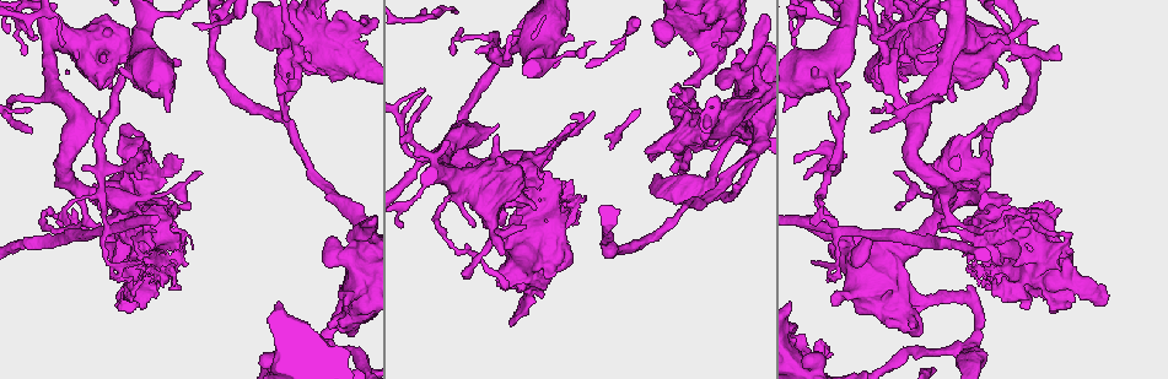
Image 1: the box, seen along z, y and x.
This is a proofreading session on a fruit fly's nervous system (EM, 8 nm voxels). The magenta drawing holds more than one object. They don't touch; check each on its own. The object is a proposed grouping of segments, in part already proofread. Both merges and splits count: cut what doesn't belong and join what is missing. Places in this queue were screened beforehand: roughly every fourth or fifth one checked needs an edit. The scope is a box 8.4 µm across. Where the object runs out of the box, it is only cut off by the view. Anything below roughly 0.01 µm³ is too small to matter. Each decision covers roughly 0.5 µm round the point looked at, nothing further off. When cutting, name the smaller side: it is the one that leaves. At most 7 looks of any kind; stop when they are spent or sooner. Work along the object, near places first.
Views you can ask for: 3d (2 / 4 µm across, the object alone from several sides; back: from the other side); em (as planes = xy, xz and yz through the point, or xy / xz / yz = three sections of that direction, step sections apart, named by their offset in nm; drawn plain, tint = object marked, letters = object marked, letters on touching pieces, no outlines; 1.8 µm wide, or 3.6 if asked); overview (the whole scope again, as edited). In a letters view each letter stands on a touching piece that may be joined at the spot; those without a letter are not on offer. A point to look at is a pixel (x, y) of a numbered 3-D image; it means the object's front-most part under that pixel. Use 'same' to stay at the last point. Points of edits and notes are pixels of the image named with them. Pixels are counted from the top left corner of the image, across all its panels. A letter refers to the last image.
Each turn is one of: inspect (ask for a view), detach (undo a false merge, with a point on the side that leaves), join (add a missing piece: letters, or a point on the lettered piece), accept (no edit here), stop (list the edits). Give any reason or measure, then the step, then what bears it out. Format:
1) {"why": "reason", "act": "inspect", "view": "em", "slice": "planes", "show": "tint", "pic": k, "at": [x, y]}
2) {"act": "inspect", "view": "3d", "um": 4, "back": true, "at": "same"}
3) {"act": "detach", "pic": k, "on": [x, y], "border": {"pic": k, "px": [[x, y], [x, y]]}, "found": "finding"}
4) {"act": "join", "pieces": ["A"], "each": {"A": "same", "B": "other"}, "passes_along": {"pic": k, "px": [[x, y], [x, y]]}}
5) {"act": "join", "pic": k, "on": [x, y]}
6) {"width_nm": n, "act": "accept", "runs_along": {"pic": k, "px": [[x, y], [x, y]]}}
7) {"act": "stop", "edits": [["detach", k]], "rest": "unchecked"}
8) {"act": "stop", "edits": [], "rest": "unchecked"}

{"why": "sharp bend", "act": "inspect", "view": "3d", "um": 2, "pic": 1, "at": [724, 38]}

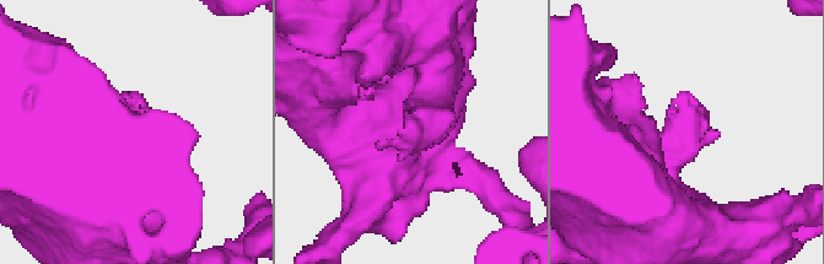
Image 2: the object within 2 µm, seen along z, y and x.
{"why": "shape alone is not enough", "act": "inspect", "view": "em", "slice": "planes", "show": "letters", "pic": 2, "at": [421, 123]}

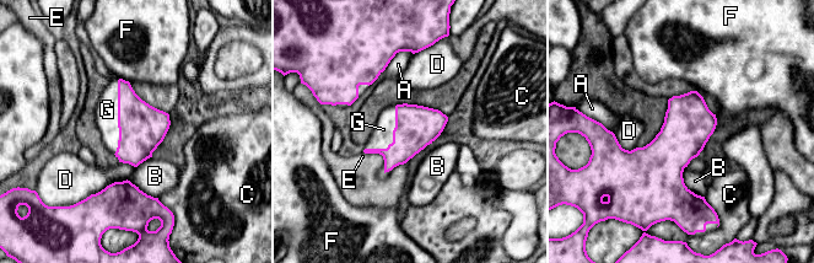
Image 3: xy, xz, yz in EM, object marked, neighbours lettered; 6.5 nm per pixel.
{"longest_contact_nm": ["G", 500], "act": "join", "pic": 3, "on": [107, 109], "each": {"A": "other", "B": "other", "C": "other", "D": "other", "E": "other", "F": "other", "G": "same"}, "found": "it goes on there"}

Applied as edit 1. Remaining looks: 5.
{"act": "inspect", "view": "overview"}

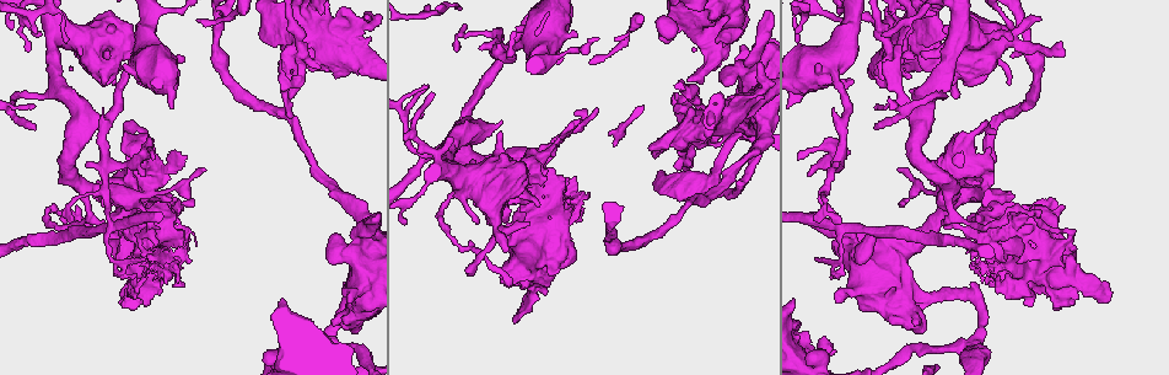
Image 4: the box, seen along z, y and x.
{"why": "looks like a crossing", "act": "inspect", "view": "3d", "um": 2, "pic": 4, "at": [111, 223]}

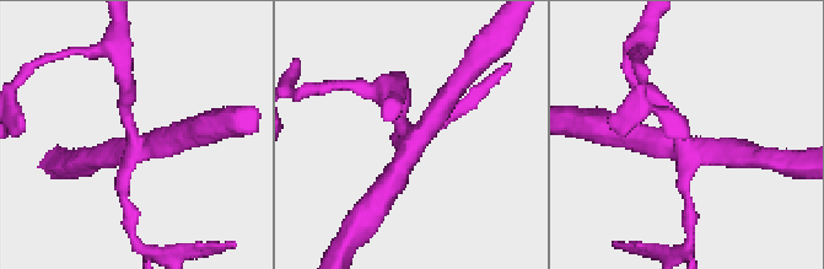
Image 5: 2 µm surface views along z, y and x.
{"arms": 4, "why": "shape alone is not enough", "act": "inspect", "view": "em", "slice": "xy", "step": 4, "show": "letters", "pic": 5, "at": [408, 131]}

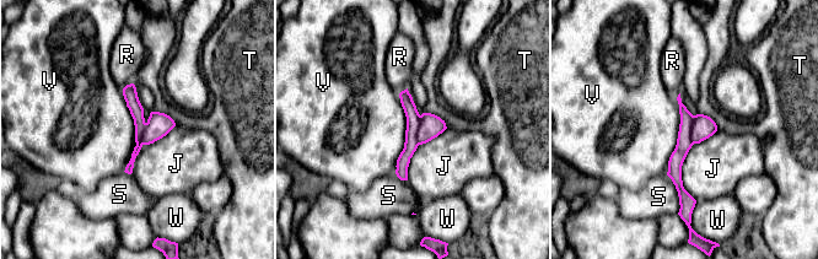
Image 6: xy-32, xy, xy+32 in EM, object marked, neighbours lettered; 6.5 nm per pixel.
{"act": "inspect", "view": "em", "slice": "planes", "show": "letters", "at": "same"}

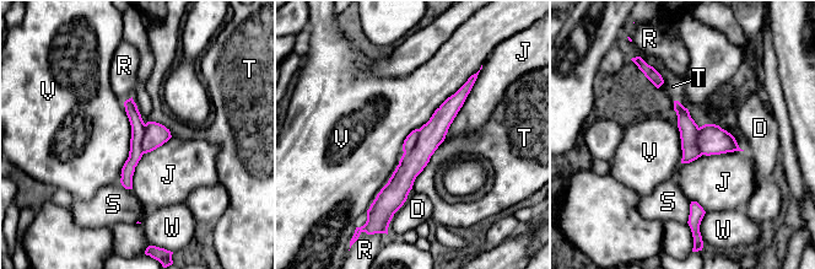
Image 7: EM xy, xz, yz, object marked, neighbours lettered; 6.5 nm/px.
{"width_nm": 190, "longest_contact_nm": ["V", 1100], "act": "detach", "pic": 7, "on": [156, 134], "each": {"D": "other", "J": "other", "R": "other", "S": "other", "T": "other", "V": "other", "W": "other"}, "found": "a second neuron is stuck on"}

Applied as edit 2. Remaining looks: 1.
{"act": "stop", "edits": [["join", 3], ["detach", 7]], "rest": "unchecked"}

